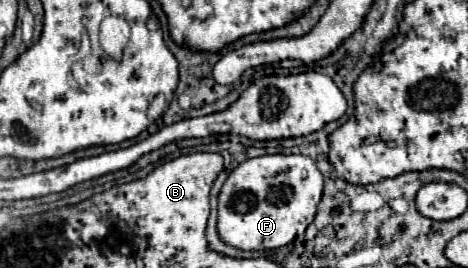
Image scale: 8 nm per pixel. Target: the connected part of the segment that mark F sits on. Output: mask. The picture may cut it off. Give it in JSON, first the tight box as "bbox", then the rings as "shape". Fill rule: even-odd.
{"bbox":[217,155,323,251],"shape":[[[263,155],[233,169],[219,193],[217,231],[227,245],[243,251],[277,249],[305,233],[323,197],[323,175],[305,155]]]}

